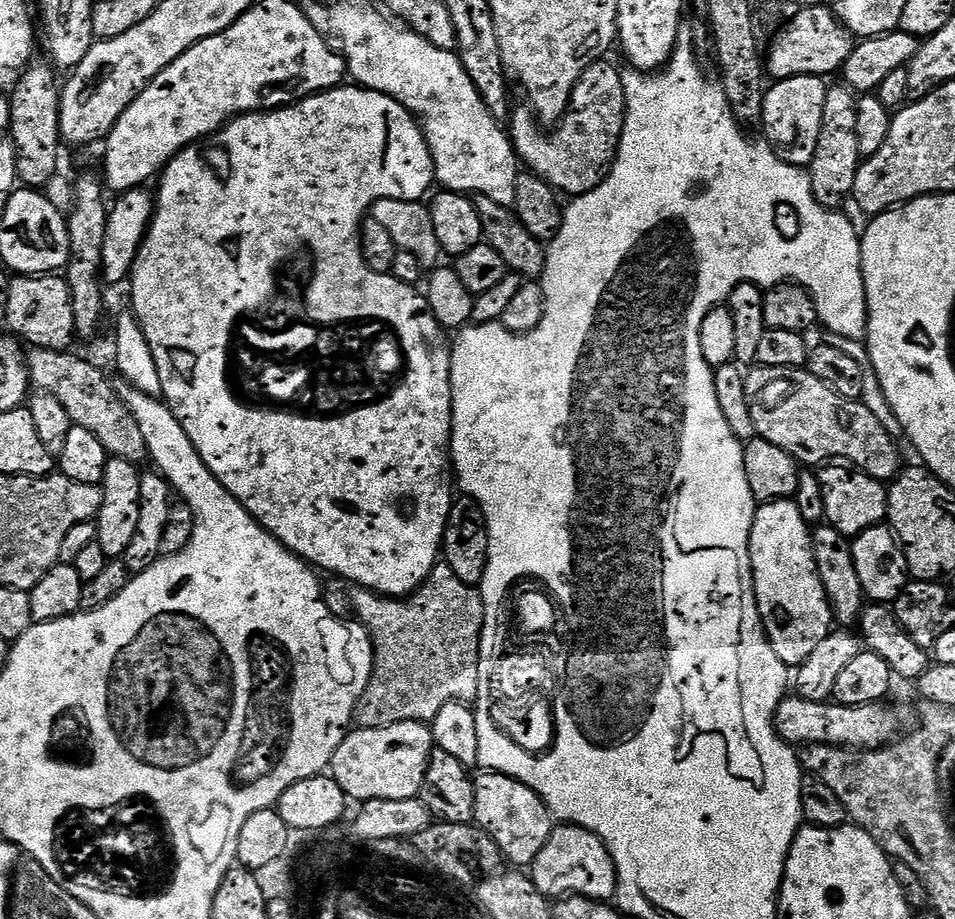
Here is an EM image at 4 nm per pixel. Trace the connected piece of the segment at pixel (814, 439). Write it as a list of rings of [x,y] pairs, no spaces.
[[[753,367],[746,375],[746,402],[752,404],[757,437],[766,442],[774,442],[774,446],[786,450],[786,454],[794,457],[797,464],[801,466],[820,466],[825,462],[847,462],[866,473],[867,476],[873,476],[881,482],[895,480],[902,471],[900,452],[896,449],[897,441],[878,422],[878,418],[874,418],[872,411],[861,401],[842,398],[842,394],[826,386],[822,378],[814,378],[814,374],[809,372],[807,367]]]

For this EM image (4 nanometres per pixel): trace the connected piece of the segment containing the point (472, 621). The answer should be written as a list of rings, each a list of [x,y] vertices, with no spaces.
[[[443,562],[437,563],[432,569],[432,573],[424,579],[421,587],[417,588],[410,596],[403,598],[393,598],[391,596],[381,596],[379,592],[372,592],[368,588],[359,586],[350,586],[347,580],[339,578],[329,579],[327,581],[326,592],[329,597],[337,596],[340,600],[345,600],[352,607],[355,623],[361,624],[368,632],[368,637],[372,640],[372,673],[368,679],[368,685],[364,688],[363,694],[358,698],[356,703],[356,715],[354,724],[356,728],[381,728],[382,726],[390,726],[391,724],[401,724],[402,722],[431,722],[438,714],[438,710],[442,710],[442,706],[446,706],[446,702],[454,702],[462,700],[465,702],[475,701],[478,694],[478,666],[480,665],[480,635],[484,629],[484,599],[480,597],[479,587],[462,582],[462,578],[458,578],[458,574],[454,574],[454,570],[450,570],[450,566]]]

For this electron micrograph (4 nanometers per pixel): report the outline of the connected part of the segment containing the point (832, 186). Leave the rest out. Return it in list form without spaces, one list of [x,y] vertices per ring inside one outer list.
[[[833,83],[829,87],[826,106],[822,109],[822,130],[818,133],[818,147],[814,150],[812,163],[806,168],[814,190],[814,198],[829,210],[843,209],[843,204],[852,200],[854,178],[862,163],[858,150],[857,99],[857,93],[843,83]]]

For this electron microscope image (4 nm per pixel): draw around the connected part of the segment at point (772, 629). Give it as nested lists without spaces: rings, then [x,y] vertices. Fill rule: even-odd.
[[[795,499],[790,500],[772,500],[769,504],[760,504],[756,509],[756,517],[752,523],[750,530],[750,542],[748,549],[750,550],[750,562],[752,563],[752,588],[756,591],[756,605],[760,611],[760,621],[764,624],[764,633],[770,646],[774,646],[774,652],[778,654],[778,658],[782,658],[782,662],[789,666],[799,666],[806,662],[806,658],[810,658],[810,654],[814,654],[814,649],[818,646],[818,642],[822,642],[822,638],[826,638],[828,633],[833,631],[834,617],[832,607],[828,605],[828,599],[824,593],[822,582],[816,573],[816,563],[814,562],[814,546],[812,545],[813,529],[808,521],[802,518],[802,514],[798,510]]]

